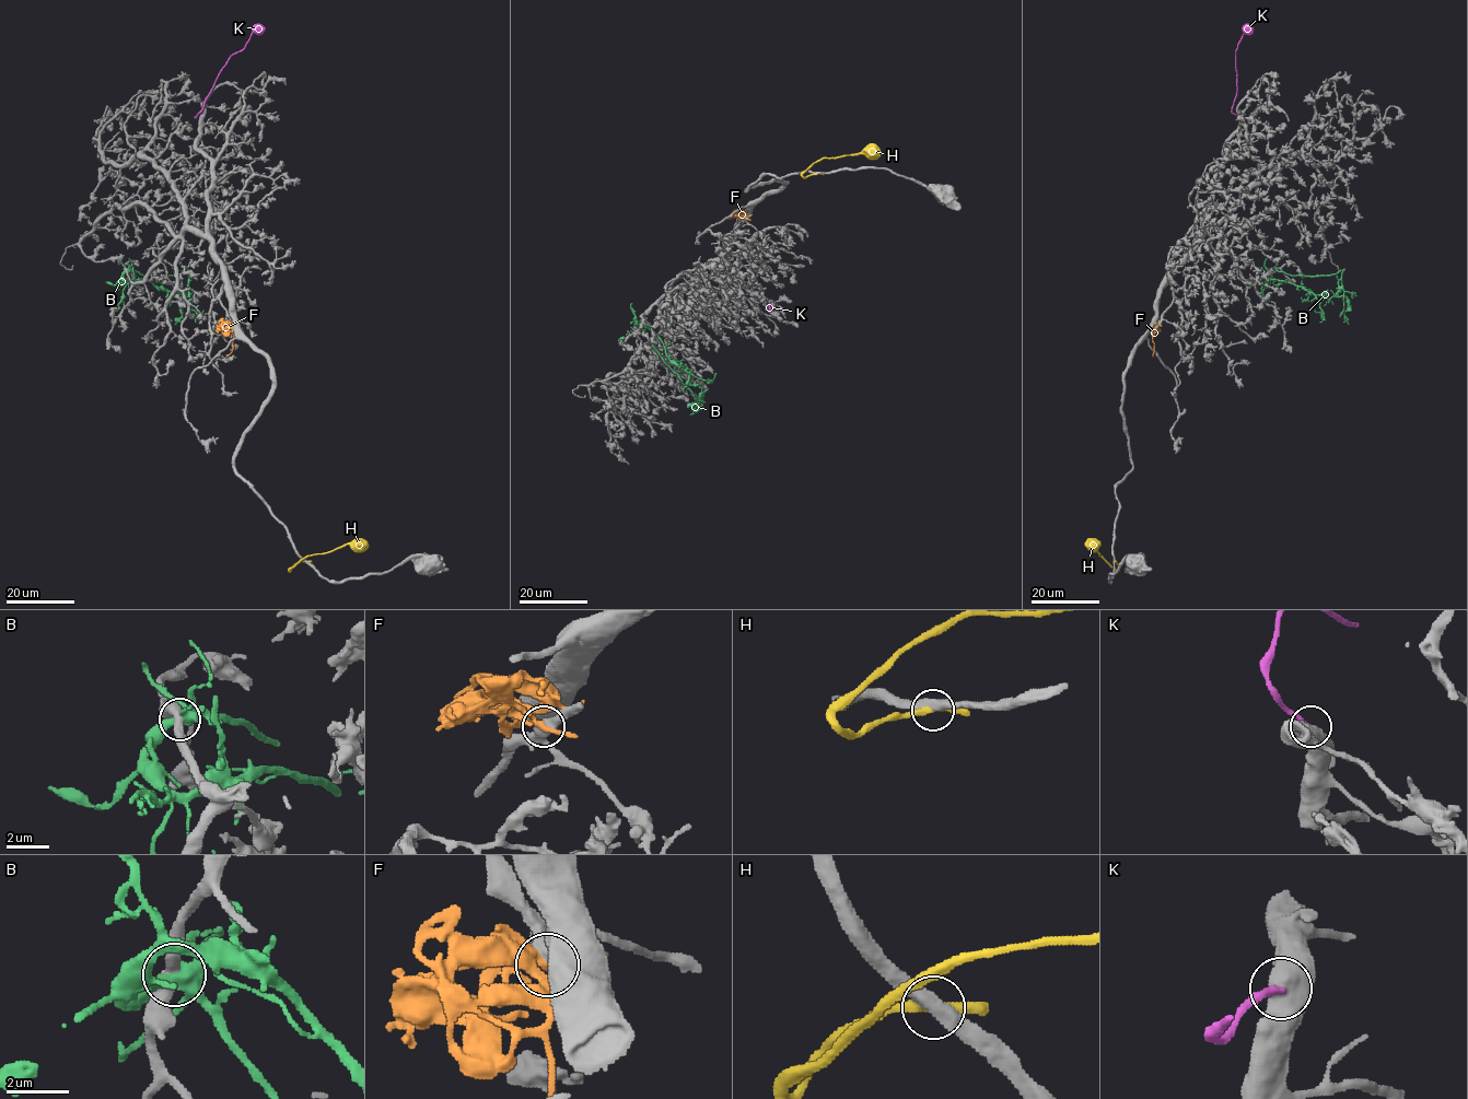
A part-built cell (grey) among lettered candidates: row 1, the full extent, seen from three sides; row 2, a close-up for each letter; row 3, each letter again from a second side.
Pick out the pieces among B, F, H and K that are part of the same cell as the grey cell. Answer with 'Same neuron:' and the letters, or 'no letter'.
Same neuron: no letter

